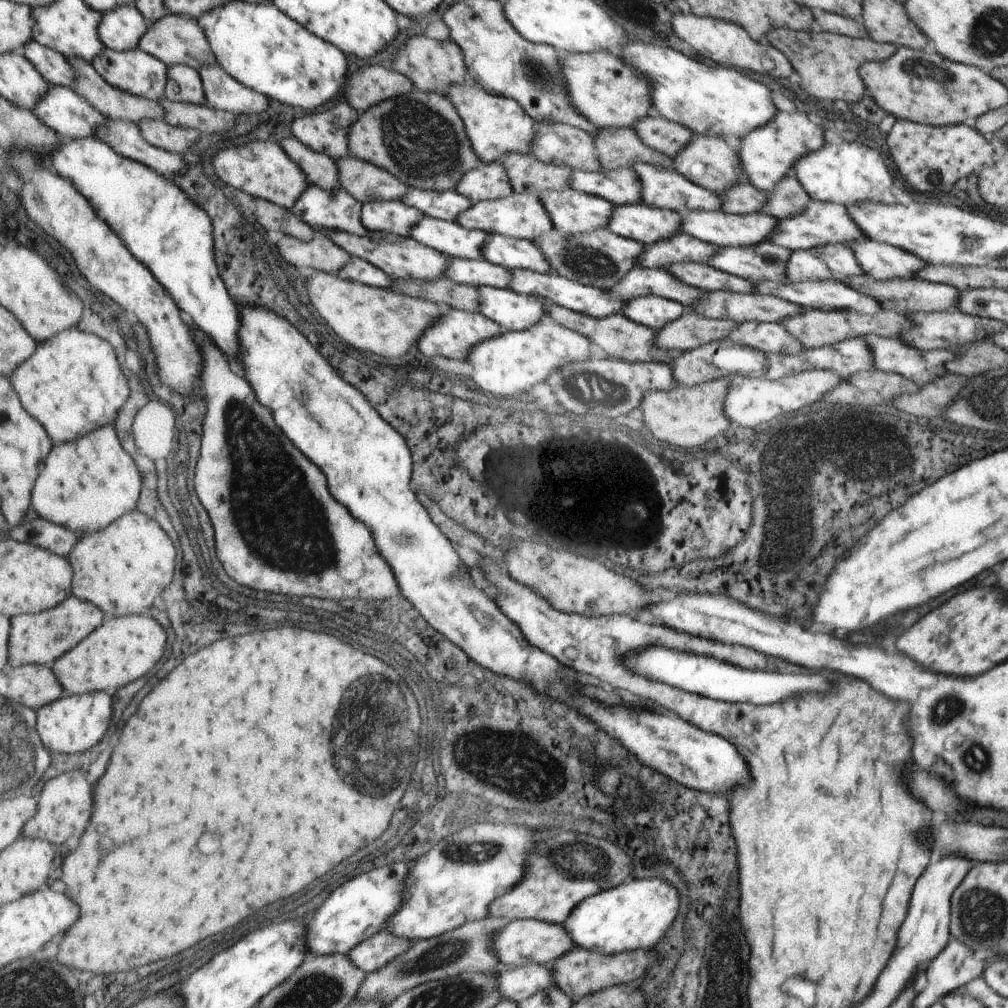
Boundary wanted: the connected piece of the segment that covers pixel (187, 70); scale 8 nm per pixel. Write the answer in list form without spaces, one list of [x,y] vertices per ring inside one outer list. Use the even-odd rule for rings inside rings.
[[[184,64],[171,66],[166,98],[172,102],[206,106],[208,98],[202,73],[190,66],[184,66]]]

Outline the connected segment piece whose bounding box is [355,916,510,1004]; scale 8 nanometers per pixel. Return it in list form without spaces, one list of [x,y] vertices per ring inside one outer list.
[[[490,916],[464,923],[462,927],[431,939],[420,939],[412,948],[396,956],[390,964],[376,972],[367,973],[355,999],[382,1000],[387,1004],[398,996],[422,983],[427,983],[448,976],[462,975],[464,972],[494,972],[501,967],[496,952],[492,952],[492,934],[510,924],[509,918],[492,918]]]

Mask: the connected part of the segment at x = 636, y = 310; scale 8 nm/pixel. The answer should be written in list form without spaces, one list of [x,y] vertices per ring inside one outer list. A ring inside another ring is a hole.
[[[642,296],[642,298],[629,300],[622,312],[630,320],[643,324],[654,331],[659,331],[666,324],[678,320],[685,310],[686,308],[682,304],[667,298]]]

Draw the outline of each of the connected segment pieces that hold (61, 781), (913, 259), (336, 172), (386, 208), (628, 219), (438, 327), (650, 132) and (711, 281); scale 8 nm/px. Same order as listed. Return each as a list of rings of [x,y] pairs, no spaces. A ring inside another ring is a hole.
[[[74,769],[53,778],[43,787],[39,799],[39,811],[24,829],[24,837],[38,838],[54,843],[57,847],[66,846],[68,838],[80,836],[82,830],[86,832],[86,824],[90,824],[94,814],[94,786],[86,778],[84,770]]]
[[[872,239],[850,242],[847,246],[852,248],[856,260],[860,262],[860,268],[864,268],[866,275],[876,280],[918,279],[916,272],[928,266],[912,252]]]
[[[295,134],[290,139],[284,139],[281,144],[300,166],[307,172],[310,183],[324,188],[324,190],[342,190],[342,174],[340,164],[333,156],[323,152],[316,152],[305,145]]]
[[[374,200],[363,204],[363,224],[372,232],[388,232],[396,236],[410,237],[410,230],[426,218],[417,208],[408,206],[404,201]]]
[[[644,203],[614,205],[612,220],[608,220],[608,230],[646,245],[682,233],[683,226],[684,220],[679,213]]]
[[[451,308],[450,312],[445,312],[444,316],[440,316],[440,318],[424,332],[424,336],[420,338],[420,344],[416,344],[416,346],[418,346],[418,350],[420,350],[422,354],[429,358],[436,358],[436,356],[438,356],[438,358],[449,358],[467,362],[468,350],[470,350],[472,346],[476,346],[476,344],[482,342],[482,340],[490,340],[490,338],[494,338],[494,336],[500,336],[502,333],[503,331],[500,324],[496,324],[496,321],[490,320],[490,318],[480,312],[468,312]]]
[[[654,112],[644,120],[638,120],[633,128],[644,144],[672,158],[678,156],[682,148],[688,148],[695,135],[691,129],[684,128],[684,125]]]
[[[678,262],[668,268],[671,276],[692,284],[706,292],[730,291],[742,294],[756,293],[750,280],[724,272],[708,263]]]

